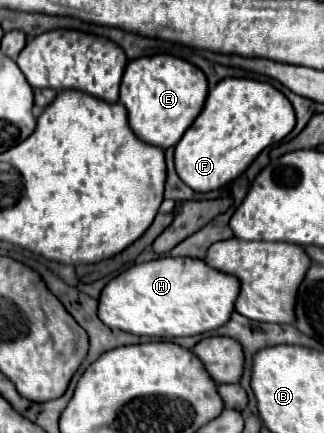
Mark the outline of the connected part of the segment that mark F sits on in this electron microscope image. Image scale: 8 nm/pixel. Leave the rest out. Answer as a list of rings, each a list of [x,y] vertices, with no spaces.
[[[225,78],[209,92],[203,112],[175,146],[177,174],[195,192],[217,190],[241,176],[261,150],[283,140],[293,128],[295,112],[291,102],[269,82]]]

